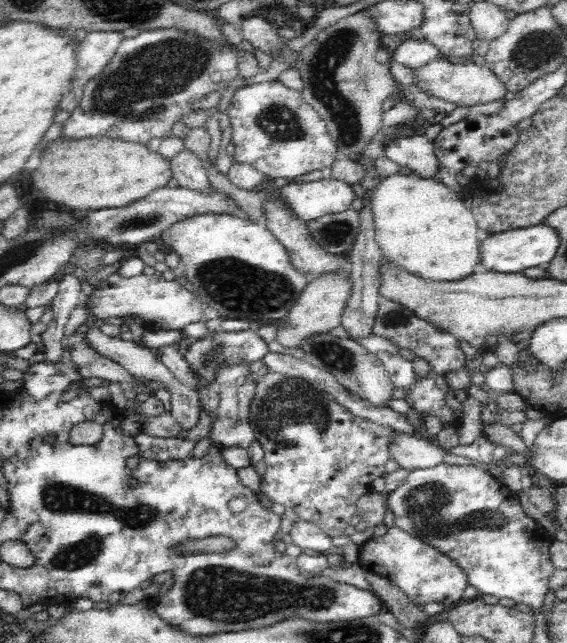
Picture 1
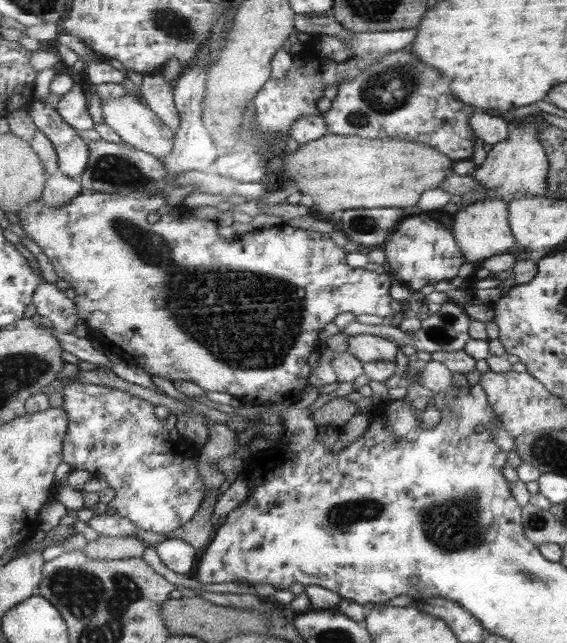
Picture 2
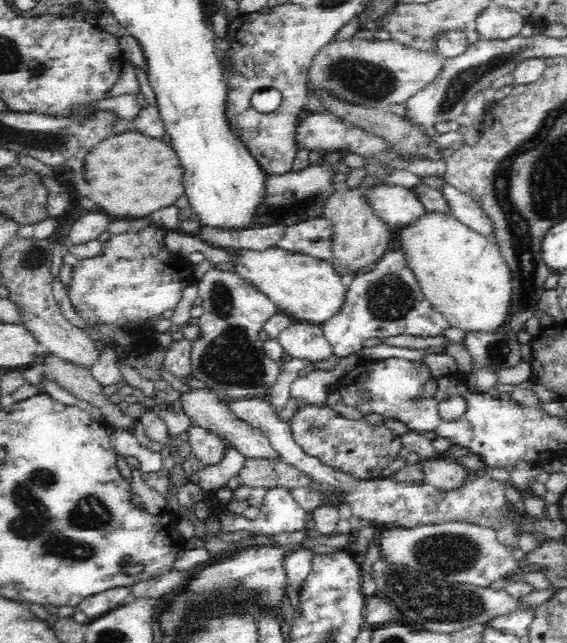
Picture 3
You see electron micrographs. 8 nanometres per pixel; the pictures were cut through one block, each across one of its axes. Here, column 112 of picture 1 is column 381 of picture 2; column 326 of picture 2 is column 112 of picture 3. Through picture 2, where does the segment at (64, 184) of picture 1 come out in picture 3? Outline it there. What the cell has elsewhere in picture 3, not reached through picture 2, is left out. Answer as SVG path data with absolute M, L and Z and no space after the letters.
M140 132L116 134L102 140L86 158L86 180L92 188L90 198L106 214L136 222L146 222L148 216L174 206L184 196L184 168L174 146Z

